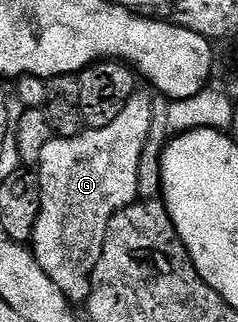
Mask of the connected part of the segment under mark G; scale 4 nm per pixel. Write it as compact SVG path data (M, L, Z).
M138 90L111 126L91 128L79 136L47 142L39 165L41 209L31 241L33 256L47 270L70 302L84 301L91 277L103 252L107 226L113 215L139 196L139 158L151 128L153 96Z

